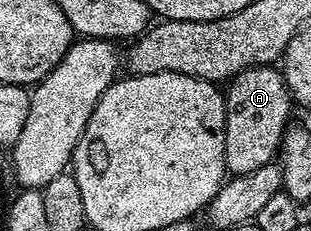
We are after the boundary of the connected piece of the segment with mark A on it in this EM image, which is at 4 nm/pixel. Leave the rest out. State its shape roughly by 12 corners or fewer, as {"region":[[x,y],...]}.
{"region":[[274,66],[225,91],[231,175],[278,156],[293,100]]}

